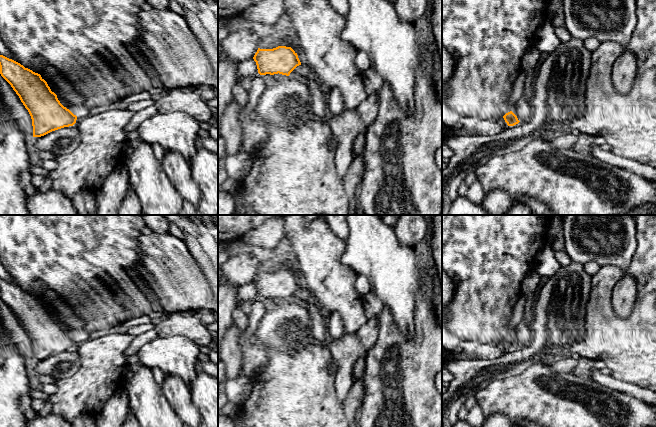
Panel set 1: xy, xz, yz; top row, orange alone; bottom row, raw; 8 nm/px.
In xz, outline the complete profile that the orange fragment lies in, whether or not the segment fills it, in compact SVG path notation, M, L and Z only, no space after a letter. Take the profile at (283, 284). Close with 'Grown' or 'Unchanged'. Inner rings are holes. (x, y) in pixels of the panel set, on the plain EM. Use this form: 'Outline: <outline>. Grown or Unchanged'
Outline: M286 270L273 273L258 272L253 283L260 299L279 297L289 300L297 290L301 289L297 277L291 271Z. Unchanged

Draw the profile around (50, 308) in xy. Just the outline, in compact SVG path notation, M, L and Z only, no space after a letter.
M47 306L48 310L50 311L51 315L54 316L57 319L58 324L60 325L60 327L66 331L67 333L69 333L74 339L77 340L77 336L73 333L72 329L70 329L69 327L67 327L63 322L61 322L58 319L57 313L54 310L54 308L52 306Z

